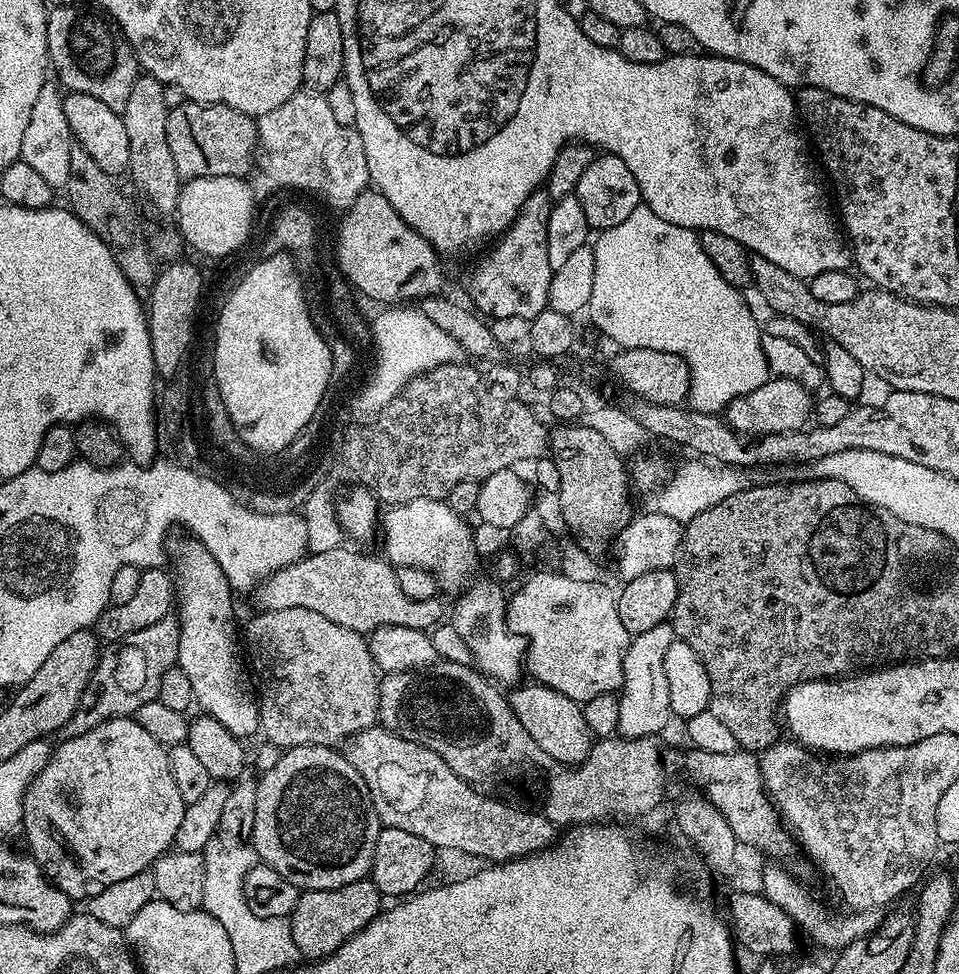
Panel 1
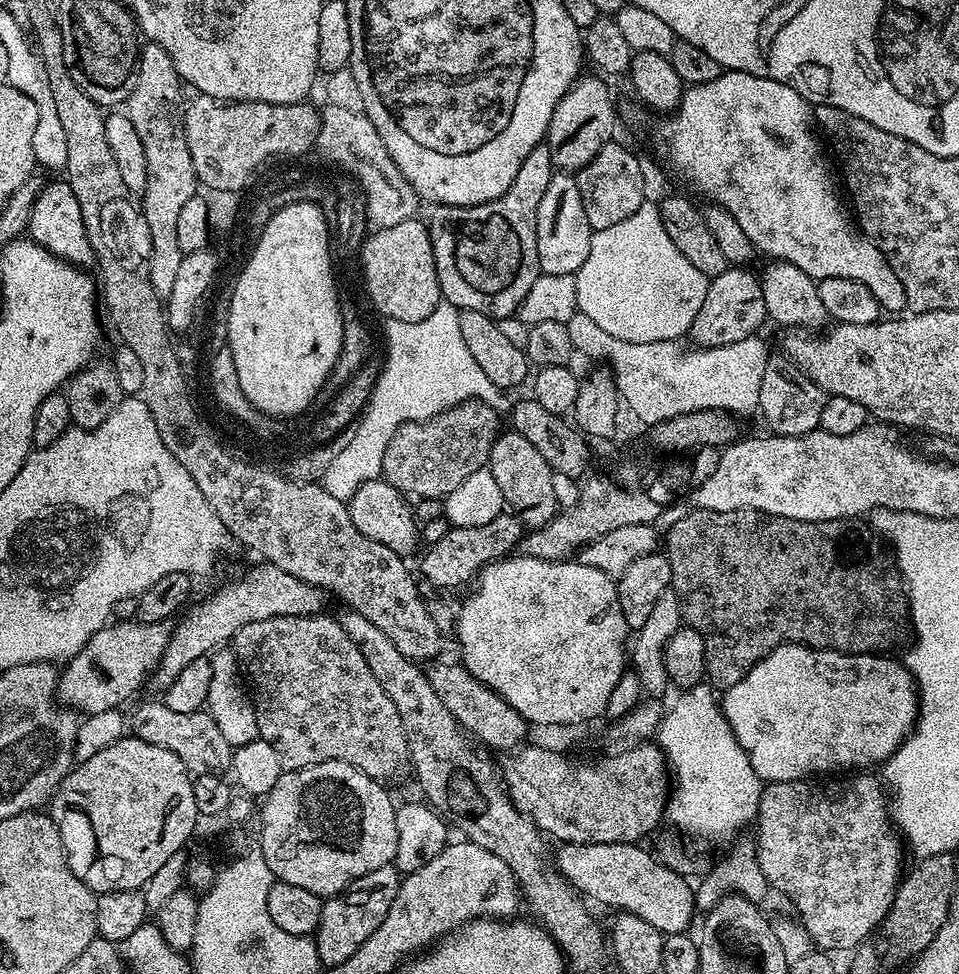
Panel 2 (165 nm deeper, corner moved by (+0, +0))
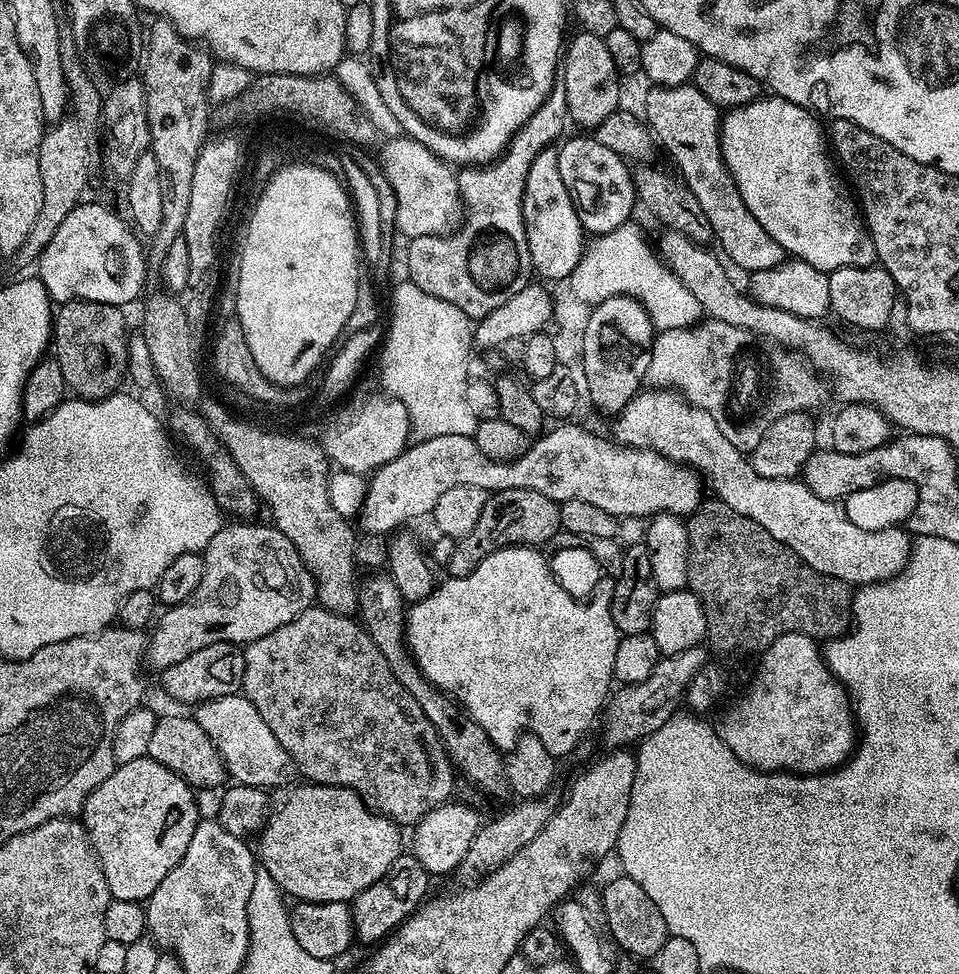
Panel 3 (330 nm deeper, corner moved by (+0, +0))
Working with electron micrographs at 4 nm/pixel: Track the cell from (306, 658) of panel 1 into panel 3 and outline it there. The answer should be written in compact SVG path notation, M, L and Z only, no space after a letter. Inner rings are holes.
M313 606L286 622L286 626L266 634L266 638L247 644L242 694L262 714L262 722L282 742L282 750L290 754L297 773L304 775L305 781L352 788L369 808L398 826L415 826L430 810L453 799L454 765L440 735L426 714L422 714L422 706L394 678L390 662L374 646L367 628L352 616Z

